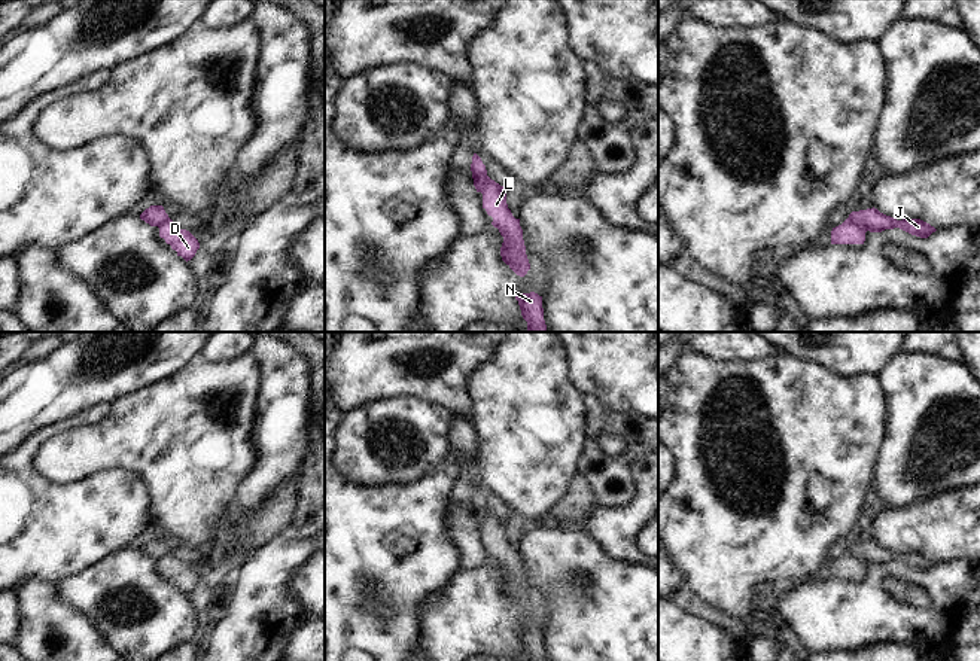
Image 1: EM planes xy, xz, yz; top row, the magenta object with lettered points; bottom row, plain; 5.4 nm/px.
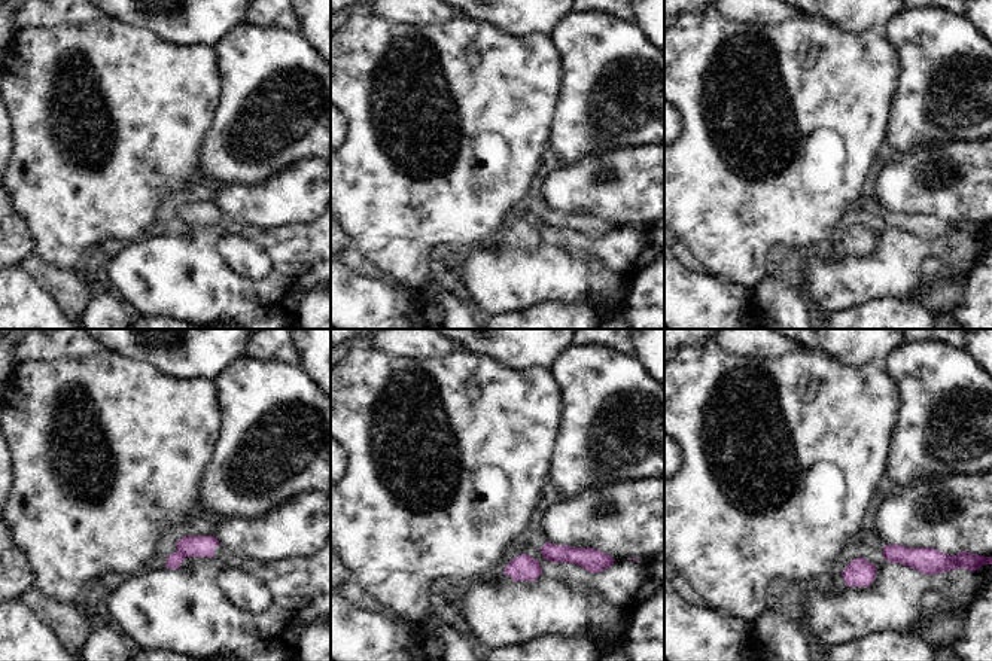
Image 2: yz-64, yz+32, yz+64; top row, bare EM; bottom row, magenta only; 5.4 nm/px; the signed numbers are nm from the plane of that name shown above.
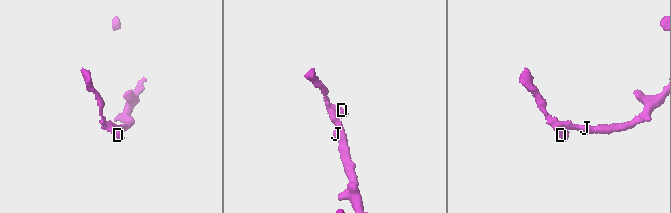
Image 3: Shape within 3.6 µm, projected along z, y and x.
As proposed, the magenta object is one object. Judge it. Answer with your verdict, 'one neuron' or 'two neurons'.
two neurons

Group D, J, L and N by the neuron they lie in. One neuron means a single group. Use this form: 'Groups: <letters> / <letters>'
Groups: D / J L N.

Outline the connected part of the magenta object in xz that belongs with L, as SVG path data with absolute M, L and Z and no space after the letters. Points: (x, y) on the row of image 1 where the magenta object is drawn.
M472 176L477 192L483 194L483 208L493 217L491 225L503 237L502 261L520 277L530 269L523 240L520 219L515 219L506 204L506 192L487 176Z

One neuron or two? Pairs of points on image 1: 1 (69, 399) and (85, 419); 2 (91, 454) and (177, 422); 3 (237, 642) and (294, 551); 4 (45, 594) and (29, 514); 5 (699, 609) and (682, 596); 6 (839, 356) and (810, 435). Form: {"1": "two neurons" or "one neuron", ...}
{"1": "two neurons", "2": "one neuron", "3": "one neuron", "4": "two neurons", "5": "one neuron", "6": "two neurons"}

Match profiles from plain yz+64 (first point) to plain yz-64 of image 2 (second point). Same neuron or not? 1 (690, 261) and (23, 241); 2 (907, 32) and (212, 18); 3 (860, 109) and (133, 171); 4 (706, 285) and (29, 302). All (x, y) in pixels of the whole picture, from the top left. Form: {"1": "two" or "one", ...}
{"1": "two", "2": "two", "3": "one", "4": "one"}

